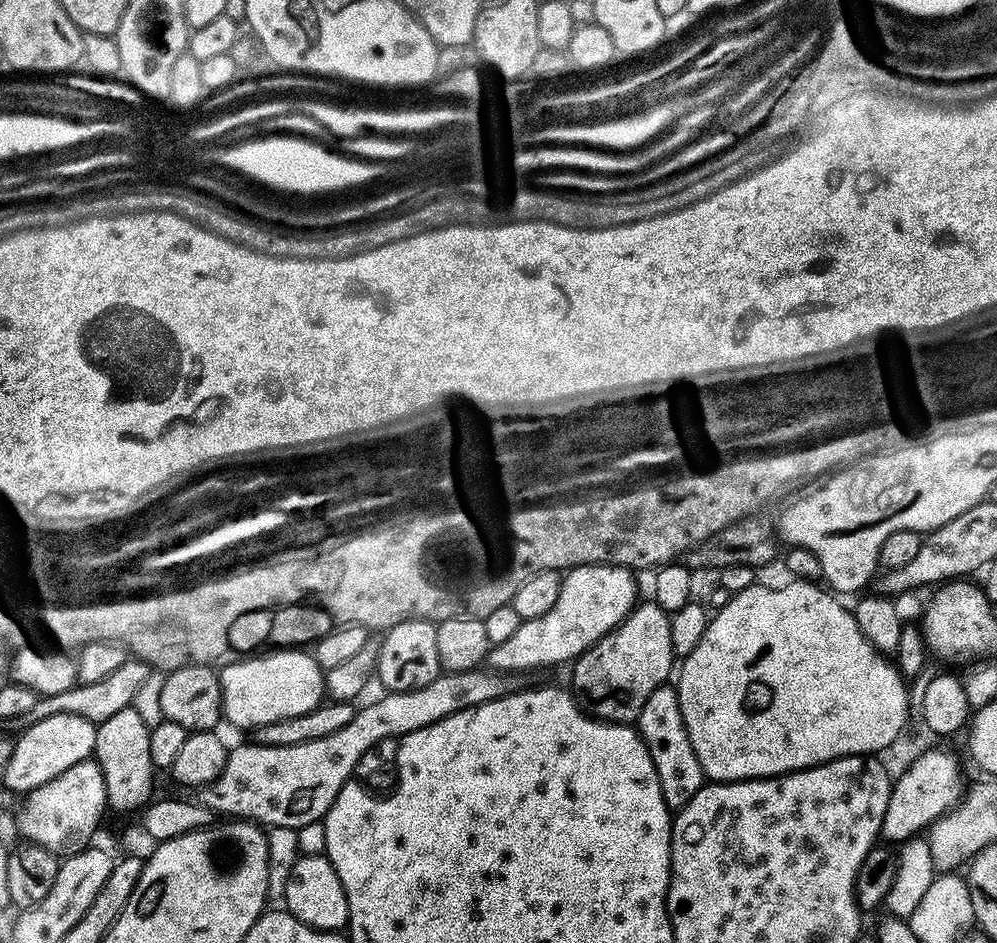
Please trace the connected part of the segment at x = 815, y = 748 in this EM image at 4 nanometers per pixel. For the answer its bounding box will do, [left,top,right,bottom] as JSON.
[678,583,910,781]

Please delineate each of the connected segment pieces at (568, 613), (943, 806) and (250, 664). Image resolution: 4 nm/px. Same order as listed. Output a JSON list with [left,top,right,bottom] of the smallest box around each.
[[487,564,636,674],[881,748,966,842],[219,650,325,729]]

